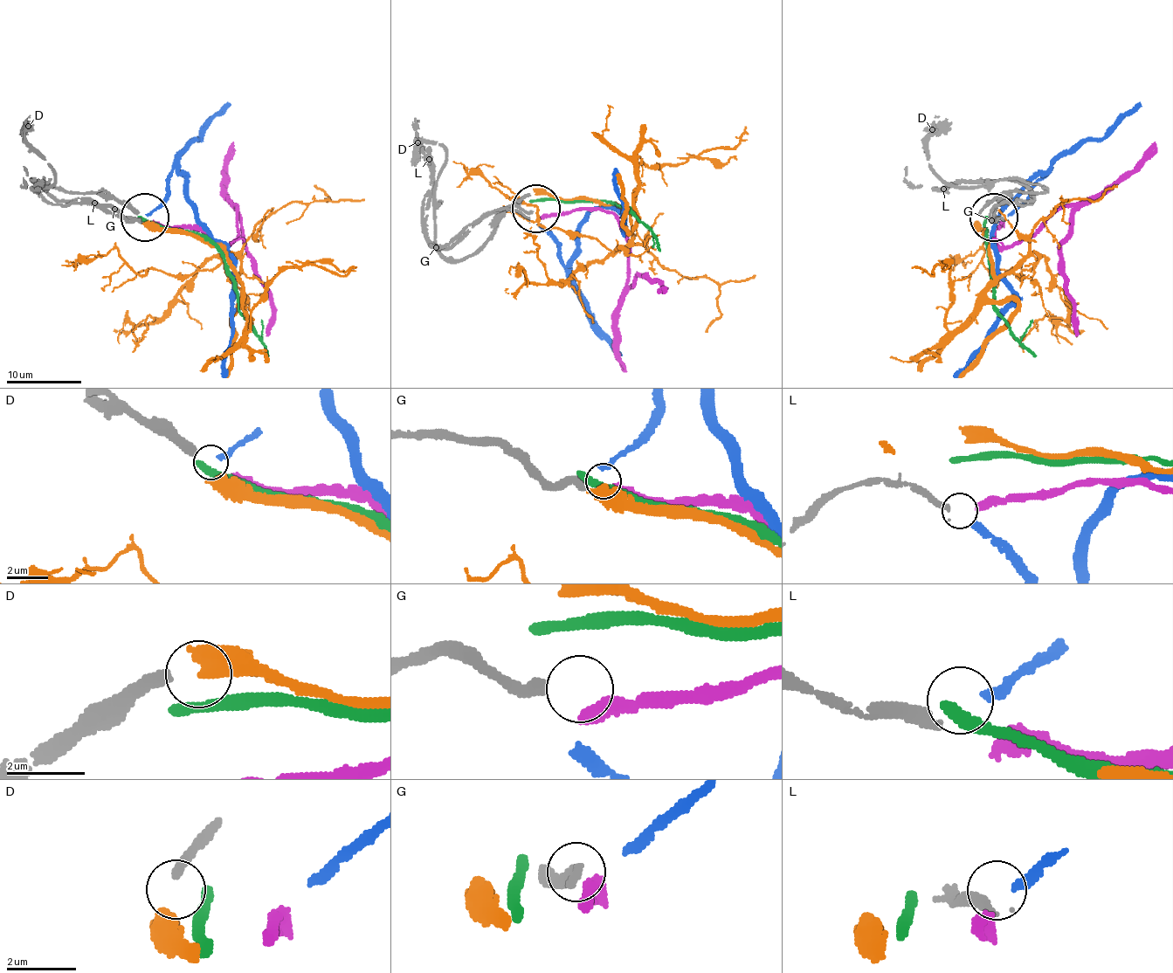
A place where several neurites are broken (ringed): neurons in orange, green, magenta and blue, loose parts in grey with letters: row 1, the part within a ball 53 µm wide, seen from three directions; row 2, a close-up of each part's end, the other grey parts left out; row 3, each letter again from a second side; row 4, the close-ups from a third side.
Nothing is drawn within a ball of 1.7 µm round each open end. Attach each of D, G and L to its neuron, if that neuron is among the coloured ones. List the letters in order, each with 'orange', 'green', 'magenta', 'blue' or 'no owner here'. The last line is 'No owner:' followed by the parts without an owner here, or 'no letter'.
D: orange
G: no owner here
L: blue
No owner: G

